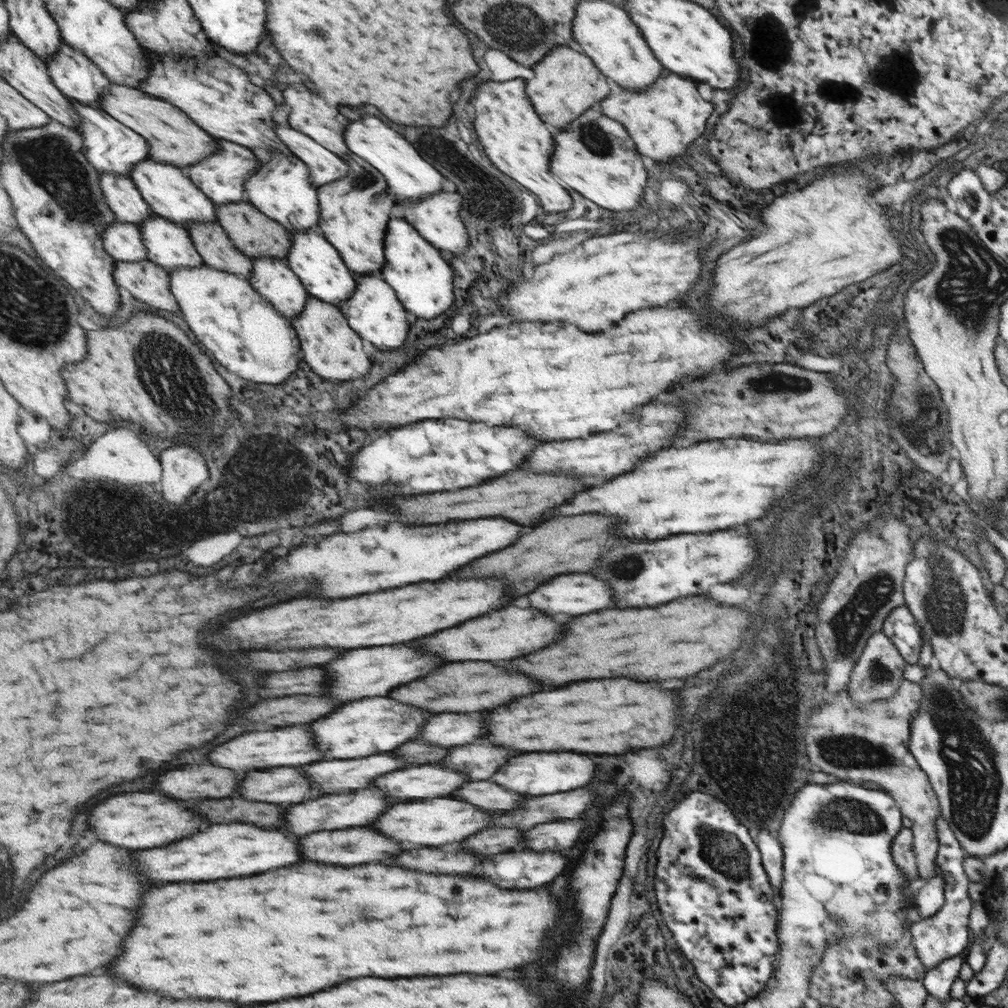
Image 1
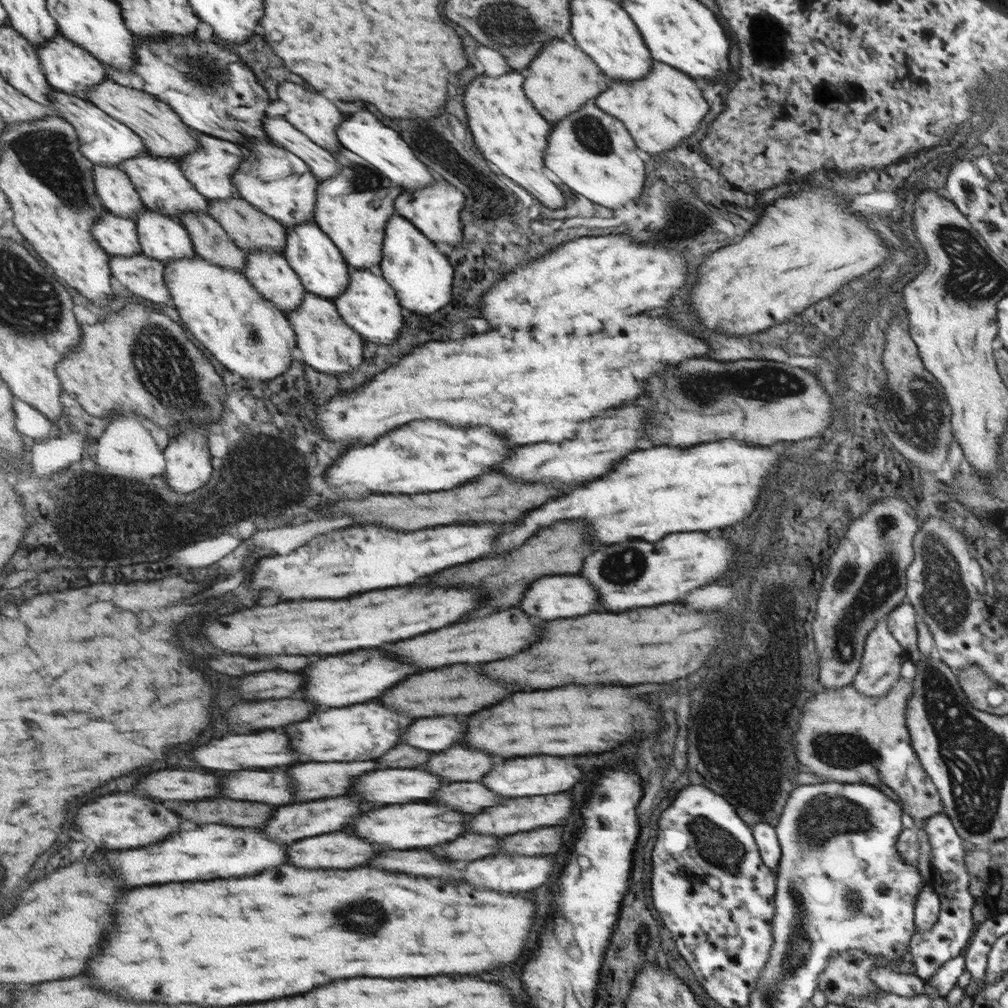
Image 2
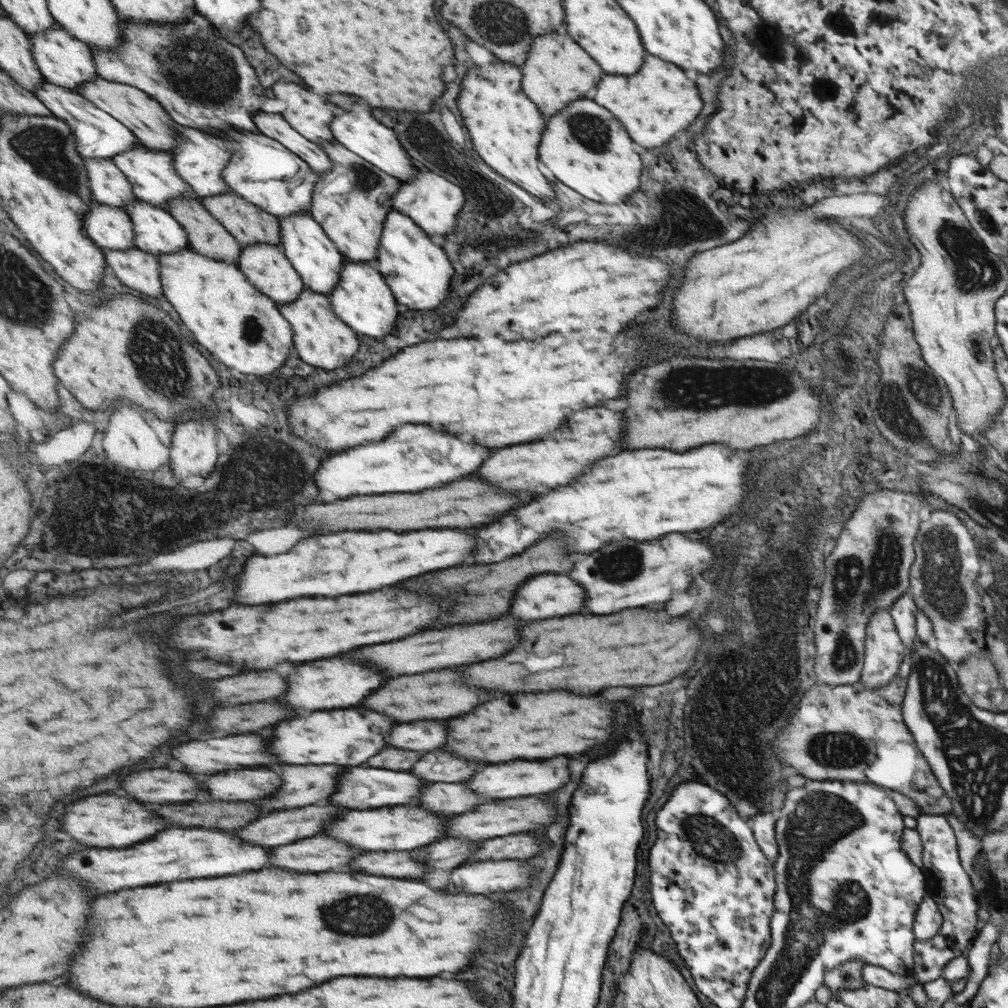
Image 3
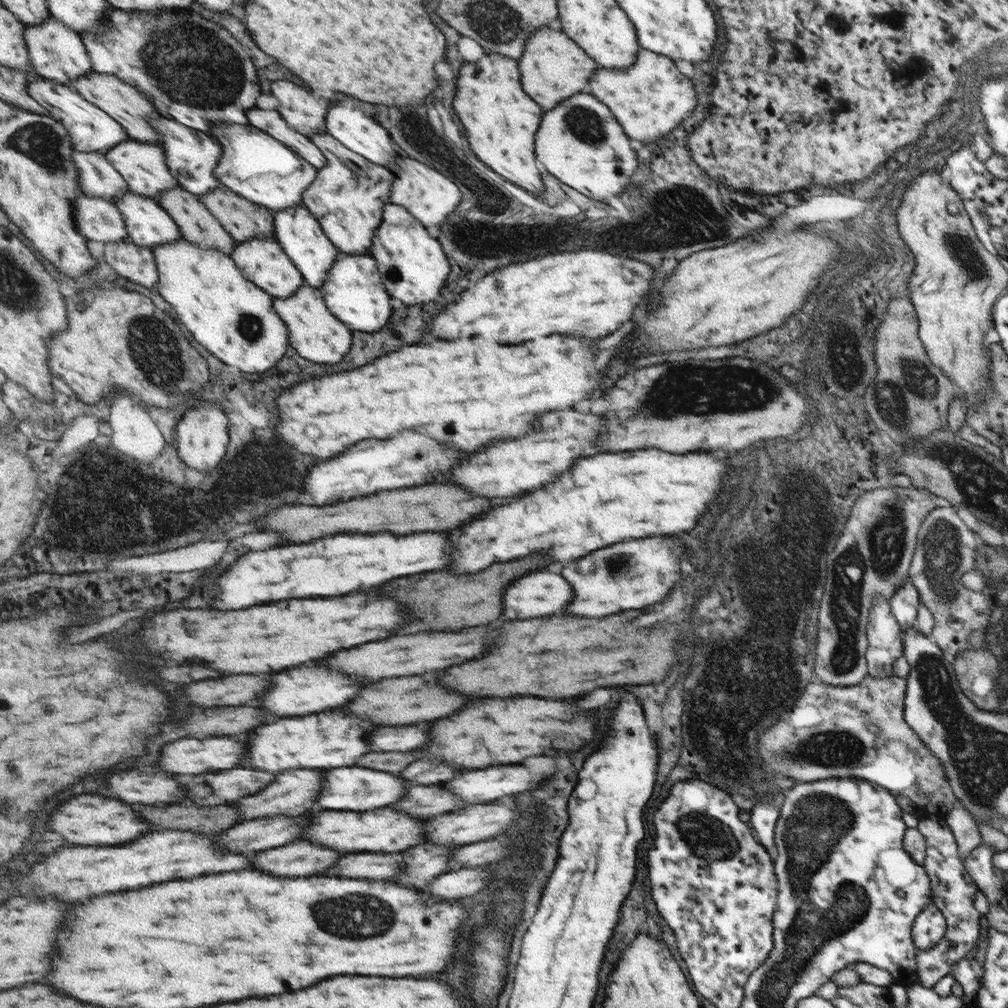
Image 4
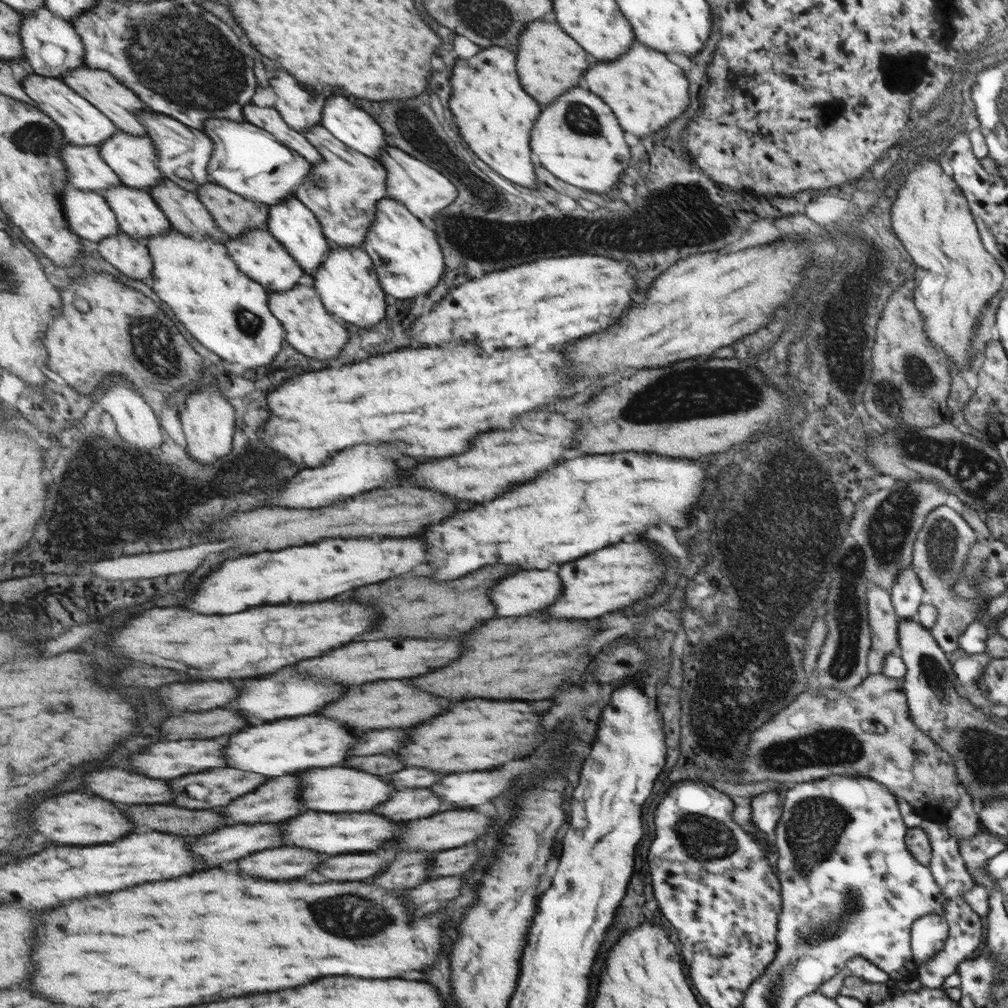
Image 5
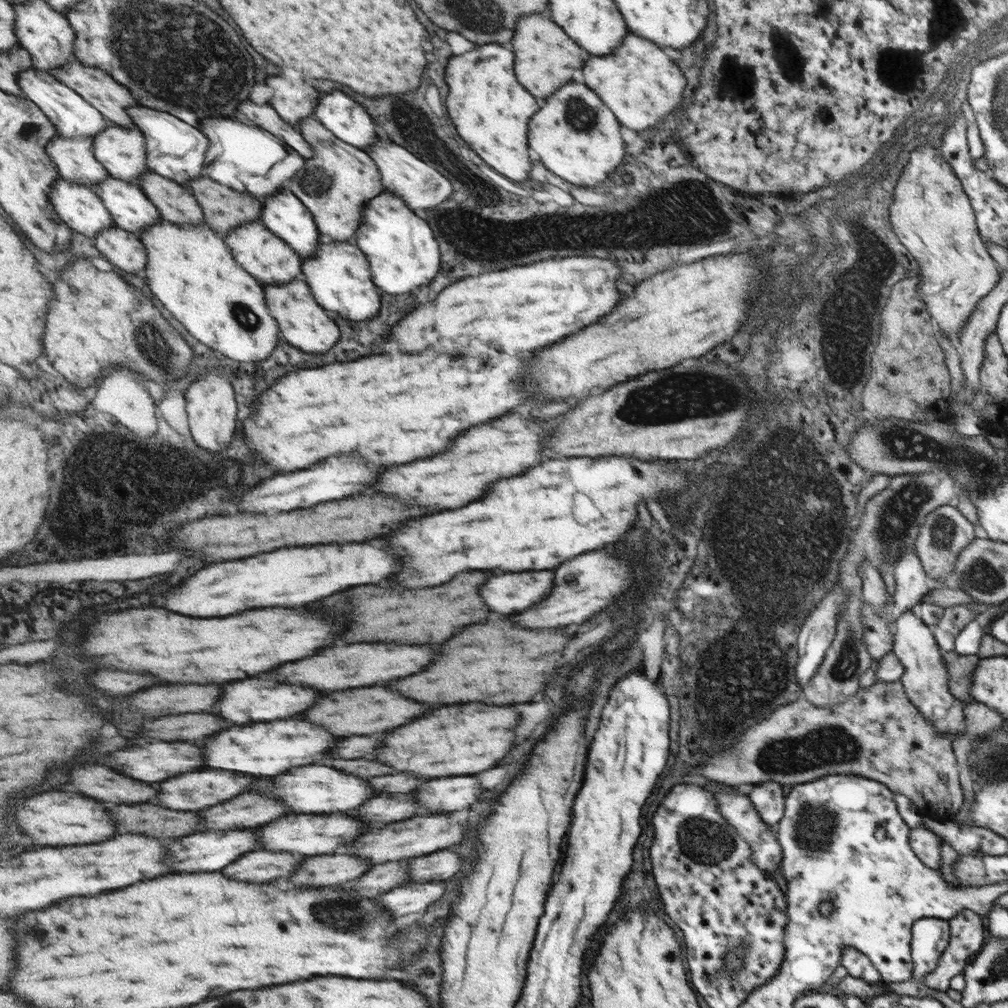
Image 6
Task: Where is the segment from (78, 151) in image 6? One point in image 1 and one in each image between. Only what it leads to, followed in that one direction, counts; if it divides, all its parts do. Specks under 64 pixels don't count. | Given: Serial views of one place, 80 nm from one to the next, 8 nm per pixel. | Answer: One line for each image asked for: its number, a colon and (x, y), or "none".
1: (121, 193)
2: (115, 187)
3: (109, 185)
4: (98, 177)
5: (88, 171)

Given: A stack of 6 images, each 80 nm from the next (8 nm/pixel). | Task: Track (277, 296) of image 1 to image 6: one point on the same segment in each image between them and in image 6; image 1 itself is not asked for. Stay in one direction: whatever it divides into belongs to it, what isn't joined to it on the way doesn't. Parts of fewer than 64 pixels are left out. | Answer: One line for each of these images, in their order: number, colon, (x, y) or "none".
2: (270, 271)
3: (267, 266)
4: (263, 260)
5: (258, 253)
6: (267, 256)

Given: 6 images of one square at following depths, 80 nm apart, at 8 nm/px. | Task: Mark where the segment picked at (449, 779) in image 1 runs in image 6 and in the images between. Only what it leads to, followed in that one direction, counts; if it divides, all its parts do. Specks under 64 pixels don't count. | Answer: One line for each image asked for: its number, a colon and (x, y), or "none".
2: (382, 786)
3: (361, 788)
4: (352, 788)
5: (328, 789)
6: (317, 789)

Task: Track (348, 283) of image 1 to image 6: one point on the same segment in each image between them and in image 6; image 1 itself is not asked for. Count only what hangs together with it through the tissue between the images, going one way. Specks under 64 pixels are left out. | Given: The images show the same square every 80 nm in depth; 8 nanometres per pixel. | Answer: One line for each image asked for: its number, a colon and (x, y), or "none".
2: (323, 269)
3: (318, 259)
4: (299, 231)
5: (292, 222)
6: (285, 214)

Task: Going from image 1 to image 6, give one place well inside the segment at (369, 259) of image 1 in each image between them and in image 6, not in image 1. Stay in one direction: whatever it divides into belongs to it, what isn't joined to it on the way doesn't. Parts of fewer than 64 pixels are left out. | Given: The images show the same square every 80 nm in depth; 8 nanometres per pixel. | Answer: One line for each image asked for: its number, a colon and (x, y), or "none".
2: (354, 207)
3: (352, 202)
4: (348, 196)
5: (344, 191)
6: (335, 185)

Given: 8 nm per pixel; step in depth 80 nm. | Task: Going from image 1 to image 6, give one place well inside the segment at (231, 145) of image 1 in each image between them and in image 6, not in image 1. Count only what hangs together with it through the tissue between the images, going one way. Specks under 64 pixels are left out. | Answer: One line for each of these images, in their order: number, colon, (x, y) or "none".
2: (210, 168)
3: (201, 157)
4: (192, 155)
5: (184, 151)
6: (176, 149)

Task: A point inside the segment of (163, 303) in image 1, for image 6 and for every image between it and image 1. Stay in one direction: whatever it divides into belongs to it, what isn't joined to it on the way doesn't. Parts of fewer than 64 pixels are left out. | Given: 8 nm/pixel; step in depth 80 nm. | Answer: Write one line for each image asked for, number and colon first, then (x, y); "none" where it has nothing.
2: (143, 275)
3: (137, 269)
4: (135, 263)
5: (131, 257)
6: (127, 251)

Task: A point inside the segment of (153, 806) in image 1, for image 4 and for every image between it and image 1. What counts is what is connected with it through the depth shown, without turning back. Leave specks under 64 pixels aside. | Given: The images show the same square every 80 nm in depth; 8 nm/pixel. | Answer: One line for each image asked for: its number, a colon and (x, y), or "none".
2: (124, 821)
3: (106, 821)
4: (88, 820)

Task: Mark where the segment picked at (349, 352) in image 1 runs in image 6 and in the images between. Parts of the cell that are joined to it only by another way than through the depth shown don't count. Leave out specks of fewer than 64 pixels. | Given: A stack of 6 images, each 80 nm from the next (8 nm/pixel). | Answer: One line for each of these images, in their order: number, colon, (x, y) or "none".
2: (332, 346)
3: (323, 339)
4: (318, 335)
5: (312, 330)
6: (304, 322)

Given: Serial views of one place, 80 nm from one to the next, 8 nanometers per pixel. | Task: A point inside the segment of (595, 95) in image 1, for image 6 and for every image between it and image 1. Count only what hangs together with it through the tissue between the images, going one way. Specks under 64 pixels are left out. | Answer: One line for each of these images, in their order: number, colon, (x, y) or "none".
2: (575, 79)
3: (559, 71)
4: (548, 53)
5: (550, 62)
6: (546, 54)

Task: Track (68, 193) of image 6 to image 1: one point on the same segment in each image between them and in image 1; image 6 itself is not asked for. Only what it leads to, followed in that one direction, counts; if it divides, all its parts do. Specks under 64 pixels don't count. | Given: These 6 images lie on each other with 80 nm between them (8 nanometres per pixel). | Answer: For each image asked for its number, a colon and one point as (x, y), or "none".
1: (123, 240)
2: (119, 236)
3: (110, 227)
4: (99, 219)
5: (88, 212)

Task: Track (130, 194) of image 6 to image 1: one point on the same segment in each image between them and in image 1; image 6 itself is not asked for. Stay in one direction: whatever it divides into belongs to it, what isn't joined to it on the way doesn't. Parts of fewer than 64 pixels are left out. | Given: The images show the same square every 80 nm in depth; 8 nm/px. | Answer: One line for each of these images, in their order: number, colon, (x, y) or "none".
1: (170, 245)
2: (163, 237)
3: (157, 231)
4: (148, 223)
5: (139, 214)

